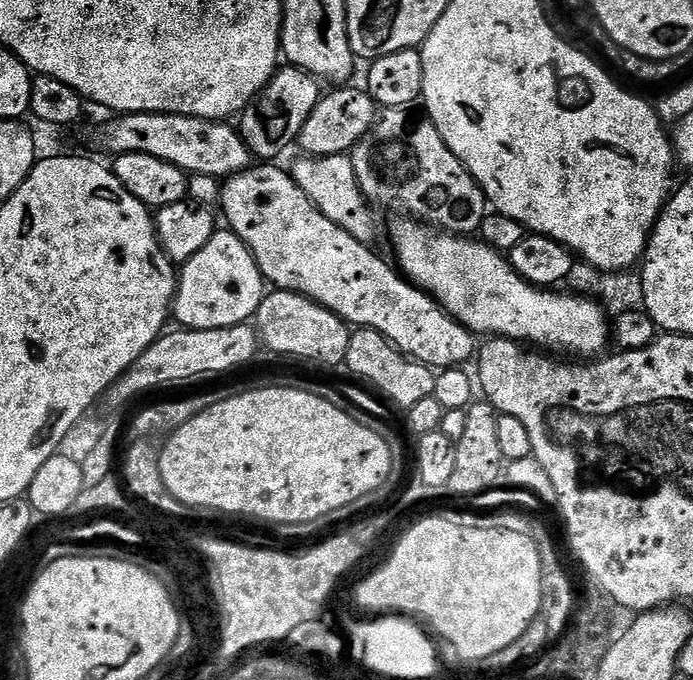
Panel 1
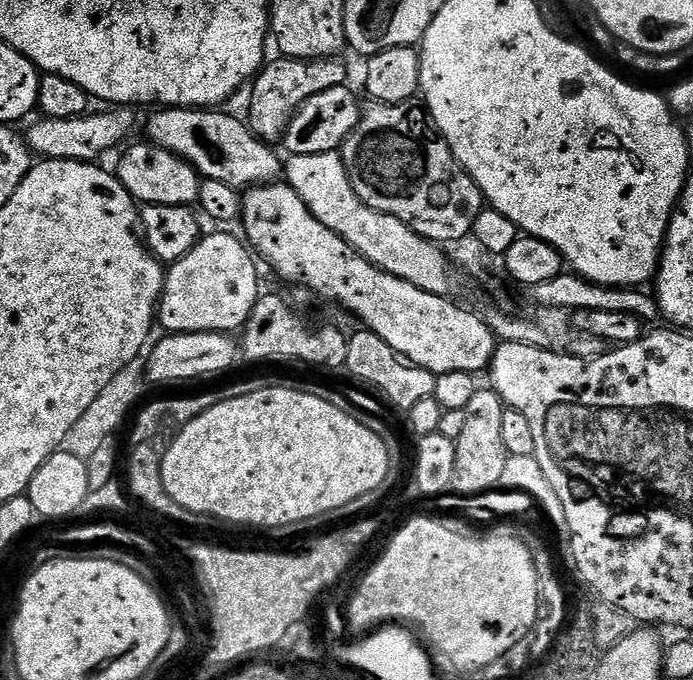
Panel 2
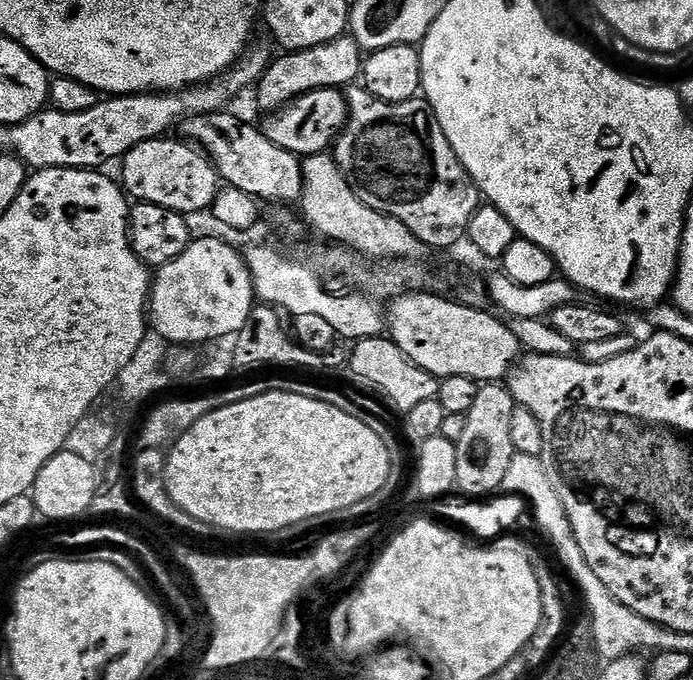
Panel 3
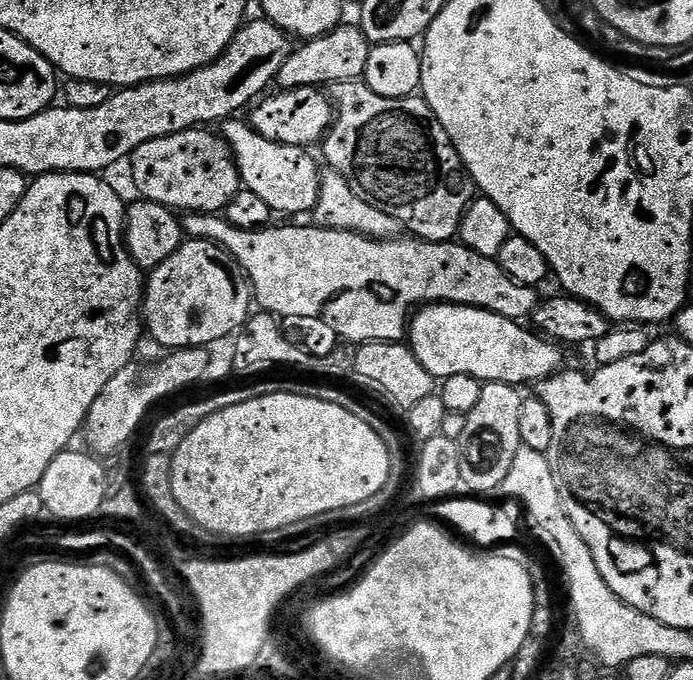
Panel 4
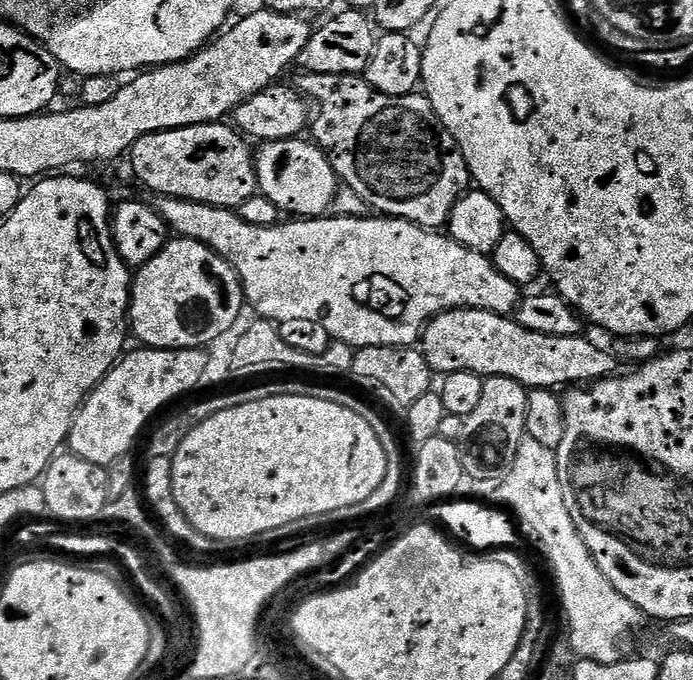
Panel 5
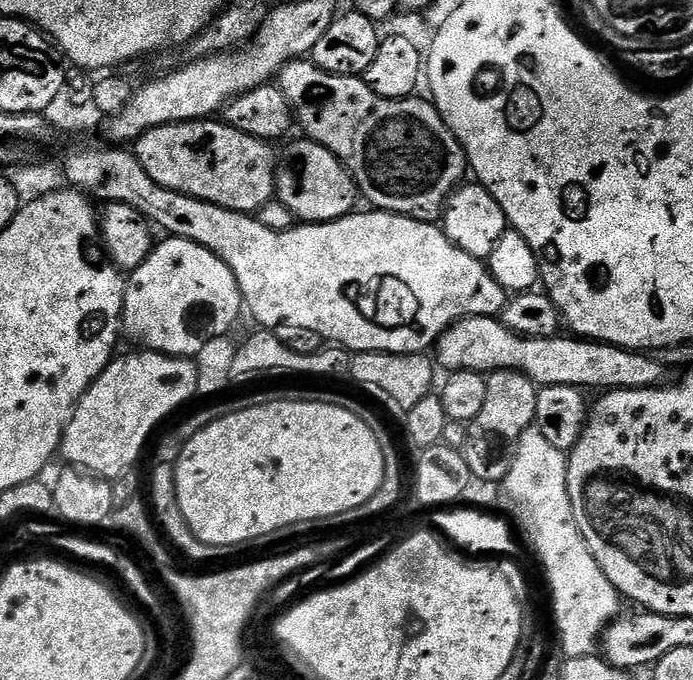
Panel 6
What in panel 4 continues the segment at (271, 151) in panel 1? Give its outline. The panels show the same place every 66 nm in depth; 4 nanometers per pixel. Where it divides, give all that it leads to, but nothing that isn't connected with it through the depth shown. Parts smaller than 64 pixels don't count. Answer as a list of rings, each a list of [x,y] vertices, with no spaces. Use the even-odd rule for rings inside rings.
[[[341,23],[340,27],[330,30],[325,36],[303,41],[299,46],[293,47],[286,62],[282,62],[282,70],[278,70],[275,83],[281,89],[287,90],[331,86],[339,80],[361,79],[366,70],[370,41],[366,39],[359,26],[348,23]]]

